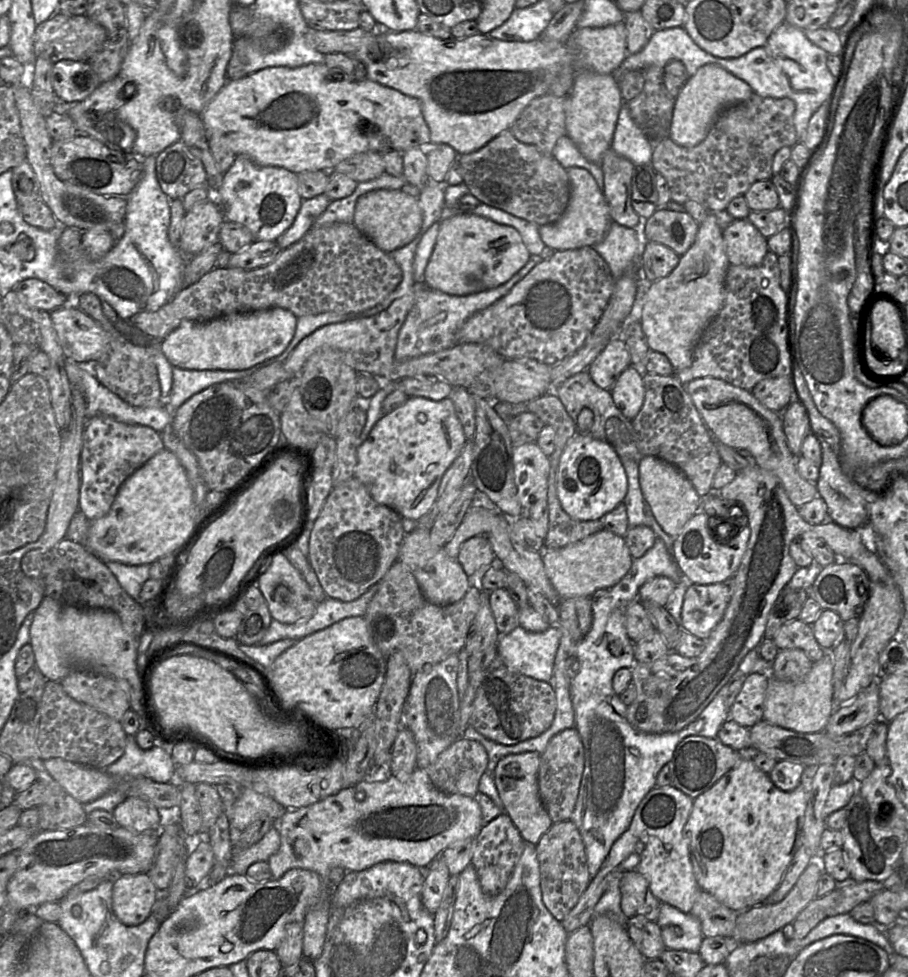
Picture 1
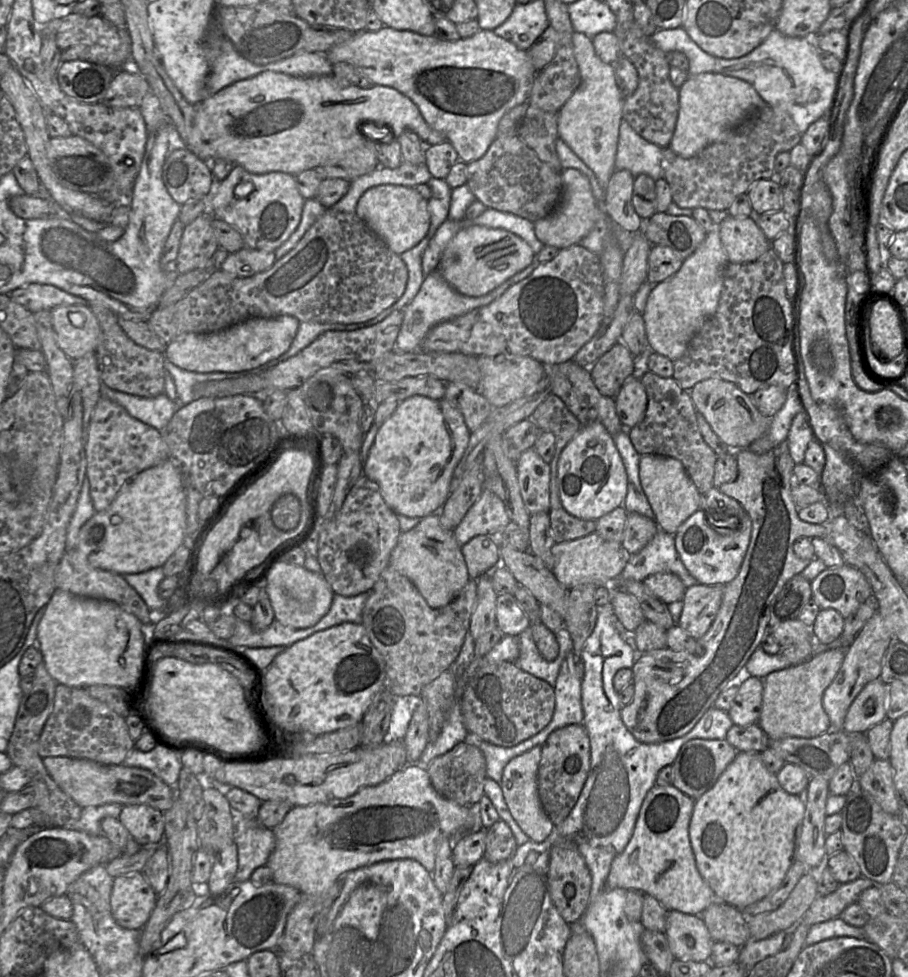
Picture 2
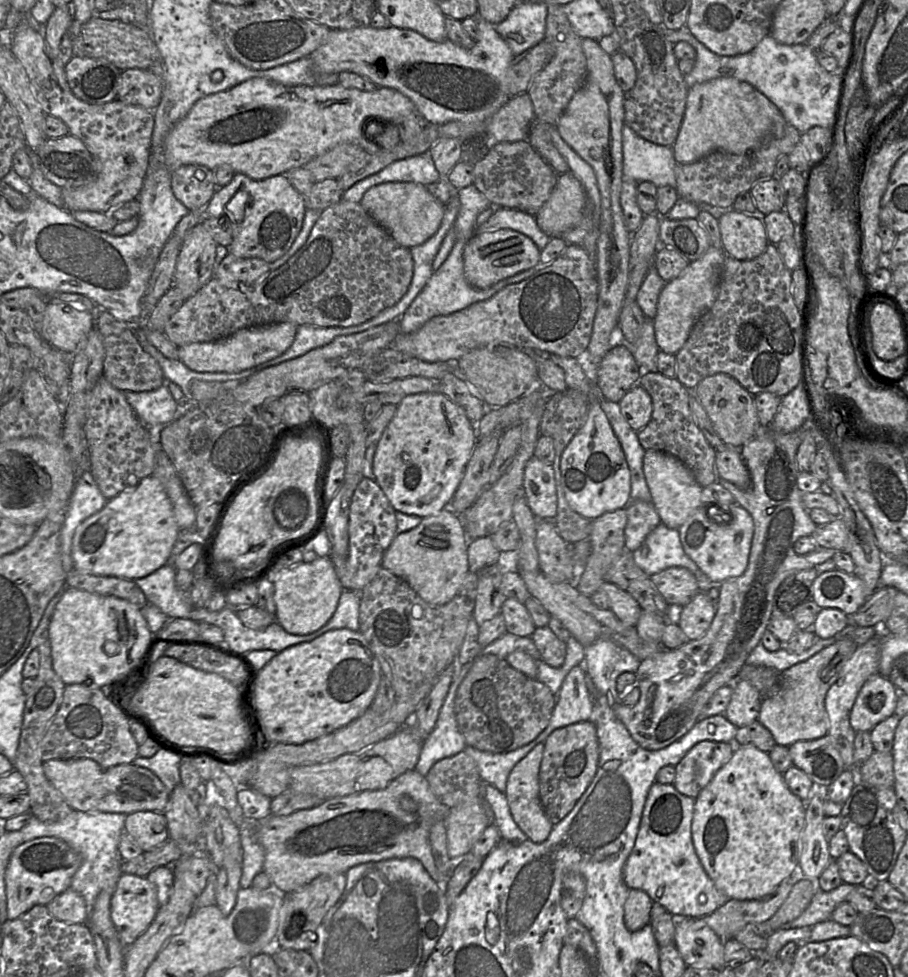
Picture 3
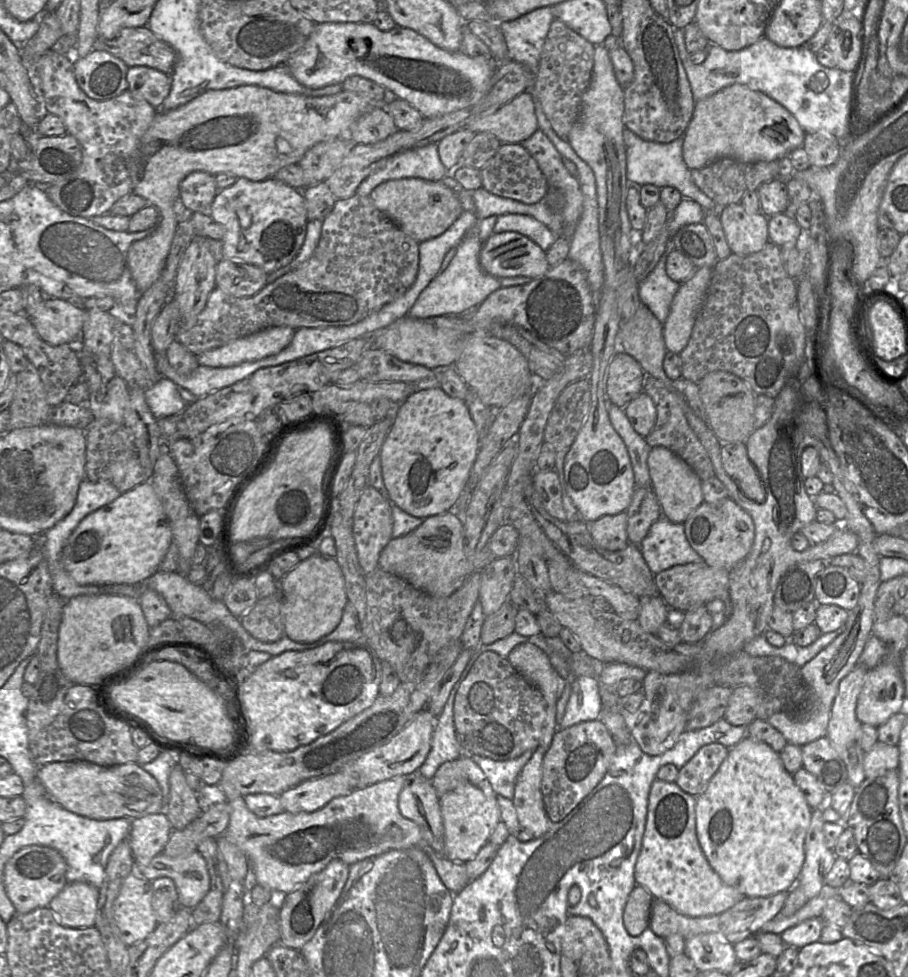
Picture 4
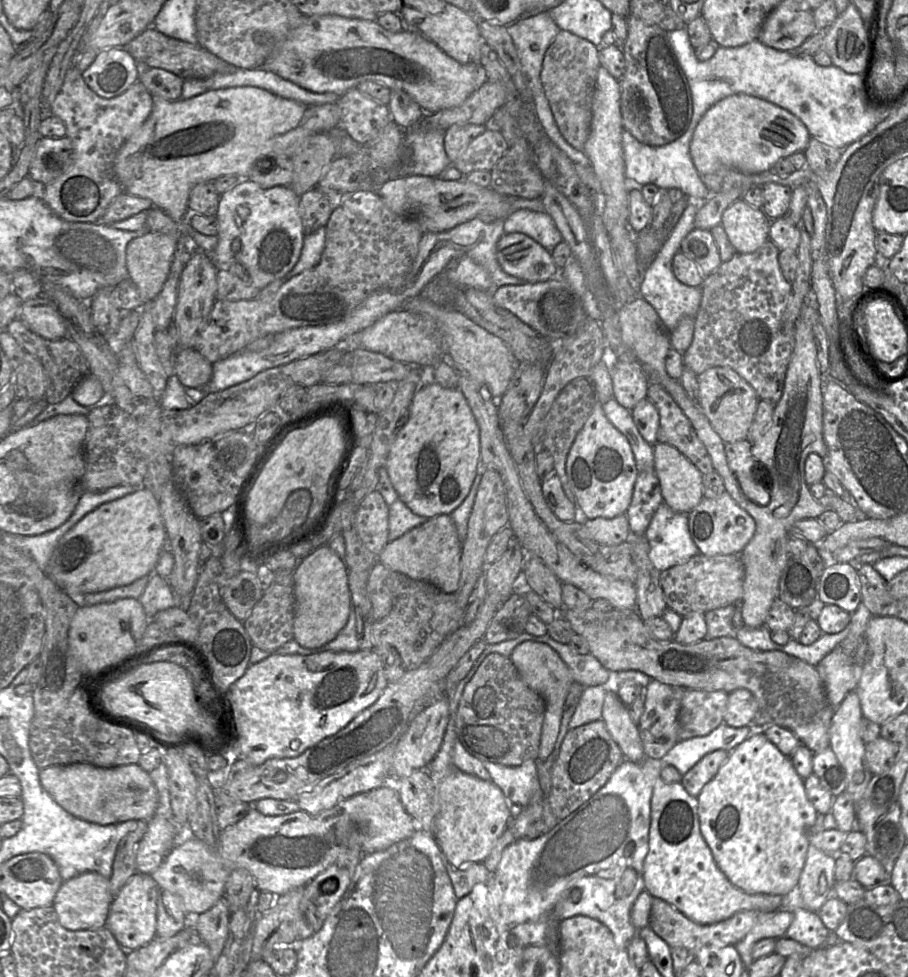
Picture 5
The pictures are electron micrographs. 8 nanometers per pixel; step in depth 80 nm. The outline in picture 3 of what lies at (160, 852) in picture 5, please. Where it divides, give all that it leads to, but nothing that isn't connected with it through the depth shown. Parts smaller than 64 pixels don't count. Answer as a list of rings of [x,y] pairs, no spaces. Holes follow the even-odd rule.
[[[139,811],[128,814],[125,831],[143,850],[152,850],[169,839],[167,820],[164,813]]]

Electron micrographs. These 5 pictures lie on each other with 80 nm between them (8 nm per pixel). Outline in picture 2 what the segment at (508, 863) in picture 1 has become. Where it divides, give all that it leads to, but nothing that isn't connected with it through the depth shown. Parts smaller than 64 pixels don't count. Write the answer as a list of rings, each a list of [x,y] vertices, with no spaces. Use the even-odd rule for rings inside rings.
[[[499,819],[486,829],[483,858],[497,863],[510,859],[516,852],[516,839],[506,822]]]

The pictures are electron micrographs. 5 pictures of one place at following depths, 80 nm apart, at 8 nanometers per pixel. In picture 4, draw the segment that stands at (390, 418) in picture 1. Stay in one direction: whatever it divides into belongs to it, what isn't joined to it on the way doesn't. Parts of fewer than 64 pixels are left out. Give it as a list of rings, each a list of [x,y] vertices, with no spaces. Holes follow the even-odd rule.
[[[440,387],[413,391],[399,406],[397,406],[395,419],[379,453],[383,481],[389,494],[389,501],[392,505],[398,506],[409,515],[422,519],[448,512],[466,487],[471,469],[477,457],[479,446],[480,435],[465,401],[448,396]]]

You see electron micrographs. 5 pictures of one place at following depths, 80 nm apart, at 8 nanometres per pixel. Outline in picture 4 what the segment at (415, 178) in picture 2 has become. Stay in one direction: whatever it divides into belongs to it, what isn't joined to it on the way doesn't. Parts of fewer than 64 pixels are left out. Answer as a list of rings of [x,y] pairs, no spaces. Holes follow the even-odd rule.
[[[437,143],[412,148],[392,156],[384,166],[369,174],[357,187],[355,194],[368,196],[379,184],[392,179],[420,178],[440,181],[446,174]]]

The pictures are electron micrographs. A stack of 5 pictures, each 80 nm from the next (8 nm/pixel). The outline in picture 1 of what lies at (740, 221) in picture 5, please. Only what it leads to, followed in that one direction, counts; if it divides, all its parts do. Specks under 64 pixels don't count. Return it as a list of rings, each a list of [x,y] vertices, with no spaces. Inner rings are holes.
[[[748,219],[734,220],[722,235],[731,265],[757,266],[769,251],[767,238]]]

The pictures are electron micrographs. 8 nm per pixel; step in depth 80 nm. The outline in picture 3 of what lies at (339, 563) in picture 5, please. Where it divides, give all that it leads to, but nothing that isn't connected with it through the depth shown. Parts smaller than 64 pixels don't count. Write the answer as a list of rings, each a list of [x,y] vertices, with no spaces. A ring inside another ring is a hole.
[[[329,557],[311,563],[275,569],[268,578],[275,587],[276,621],[290,634],[306,635],[323,627],[333,616],[343,592],[334,564]]]

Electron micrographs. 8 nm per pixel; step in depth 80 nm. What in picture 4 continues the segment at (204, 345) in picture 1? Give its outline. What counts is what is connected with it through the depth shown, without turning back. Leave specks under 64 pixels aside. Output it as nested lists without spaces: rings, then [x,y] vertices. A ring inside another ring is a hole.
[[[276,326],[236,339],[224,346],[196,355],[200,366],[231,367],[275,355],[292,341],[295,329]]]

